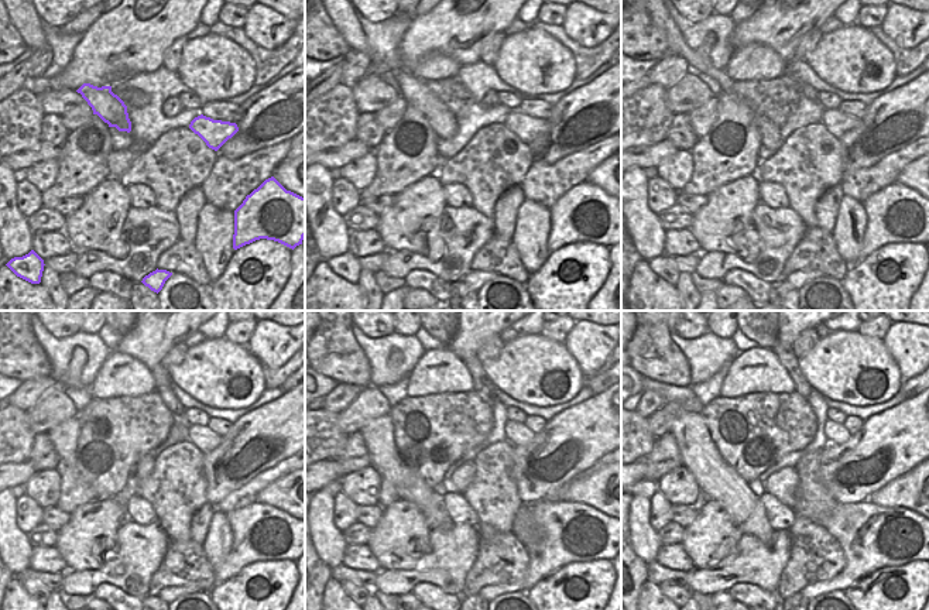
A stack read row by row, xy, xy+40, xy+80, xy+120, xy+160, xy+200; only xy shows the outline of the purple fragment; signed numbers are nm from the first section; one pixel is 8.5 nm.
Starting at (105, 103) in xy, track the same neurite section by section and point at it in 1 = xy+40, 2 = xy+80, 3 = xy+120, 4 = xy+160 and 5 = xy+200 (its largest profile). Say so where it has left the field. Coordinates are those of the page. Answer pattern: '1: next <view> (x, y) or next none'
1: next xy+40 (414, 91)
2: next xy+80 (771, 139)
3: next xy+120 (144, 466)
4: next xy+160 (462, 477)
5: next xy+200 (782, 485)

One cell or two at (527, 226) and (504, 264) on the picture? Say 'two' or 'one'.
two

